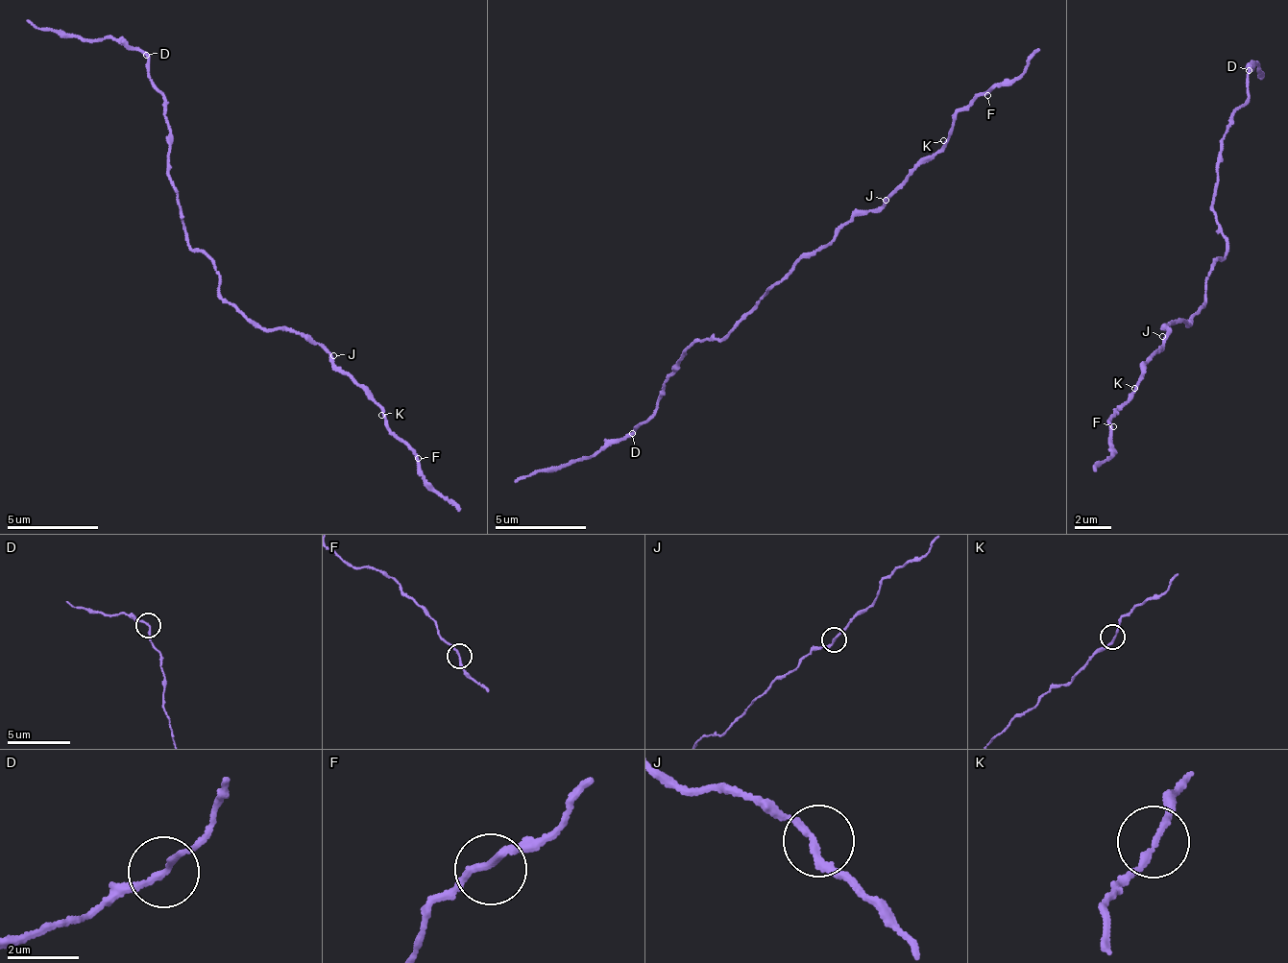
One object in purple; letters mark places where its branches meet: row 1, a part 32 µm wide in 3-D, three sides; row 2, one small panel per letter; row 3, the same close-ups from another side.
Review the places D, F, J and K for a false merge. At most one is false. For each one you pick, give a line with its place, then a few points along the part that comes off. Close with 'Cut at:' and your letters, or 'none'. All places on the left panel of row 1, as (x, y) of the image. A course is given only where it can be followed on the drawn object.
Cut at: none

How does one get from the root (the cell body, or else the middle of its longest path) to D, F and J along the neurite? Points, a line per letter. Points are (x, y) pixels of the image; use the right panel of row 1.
D: (1206, 282), (1210, 266), (1225, 254), (1224, 226), (1212, 211), (1219, 140), (1228, 116), (1247, 100), (1250, 72)
F: (1206, 282), (1206, 303), (1187, 323), (1168, 324), (1162, 349), (1110, 421), (1113, 426)
J: (1206, 282), (1206, 303), (1189, 318), (1187, 323), (1176, 319), (1168, 324), (1171, 329), (1162, 336)

